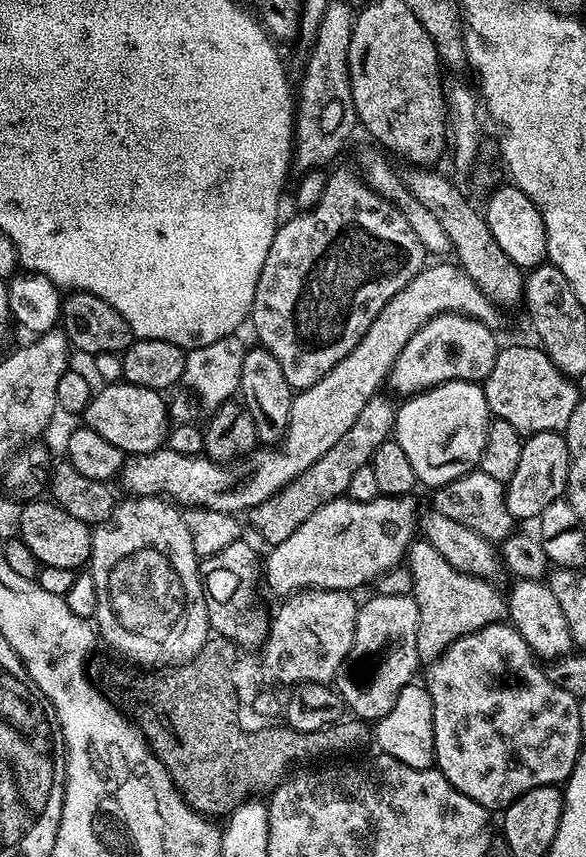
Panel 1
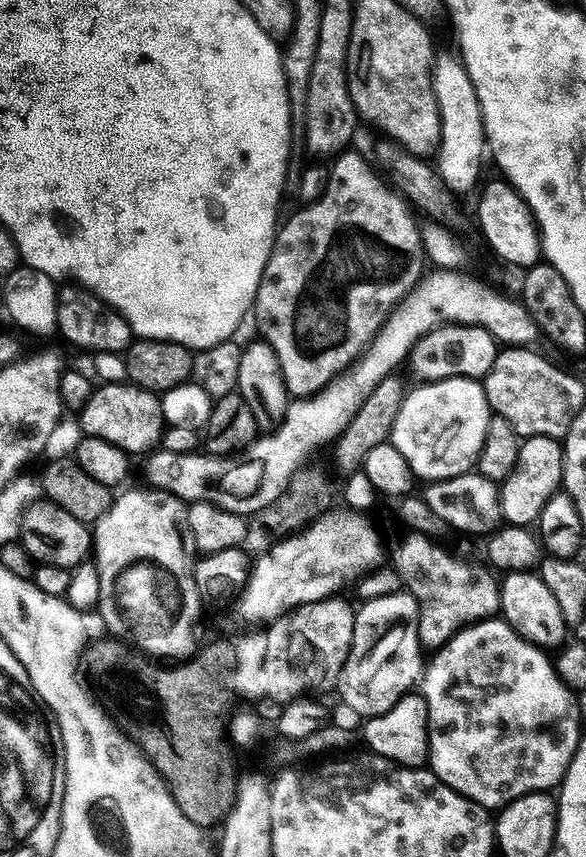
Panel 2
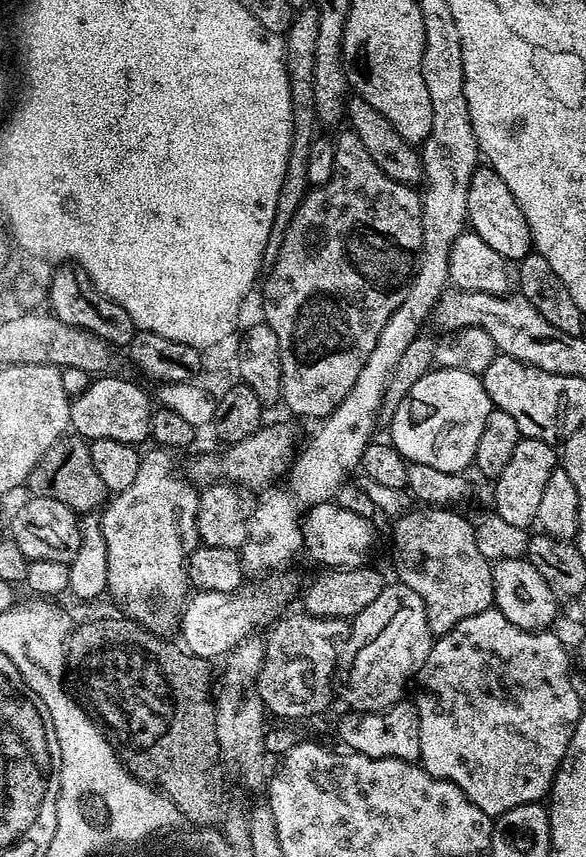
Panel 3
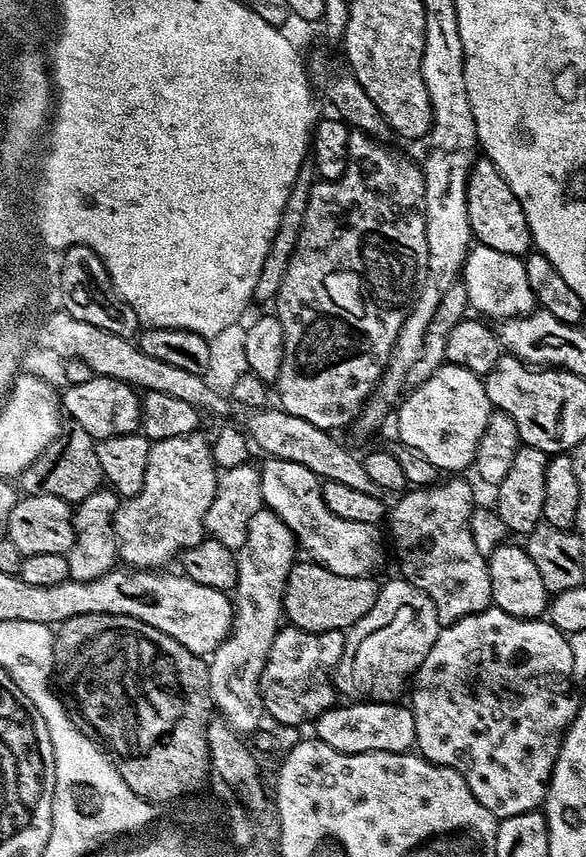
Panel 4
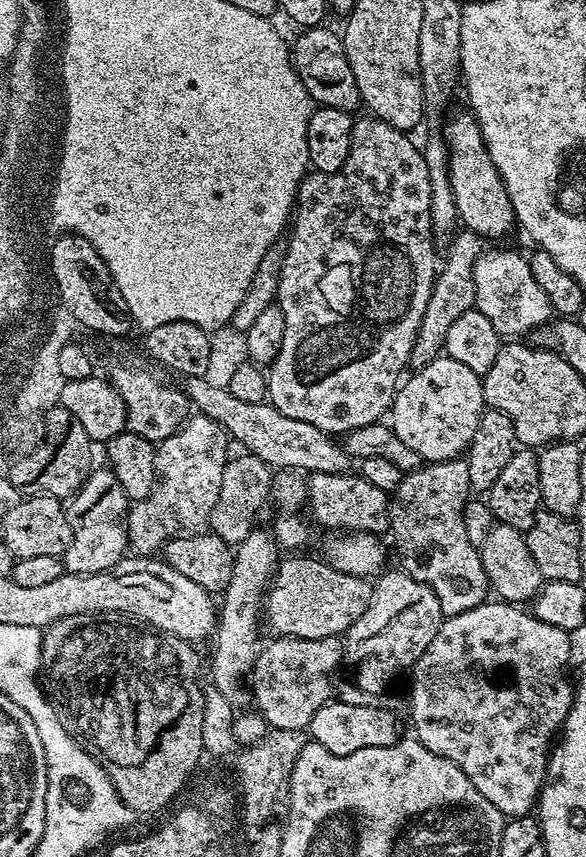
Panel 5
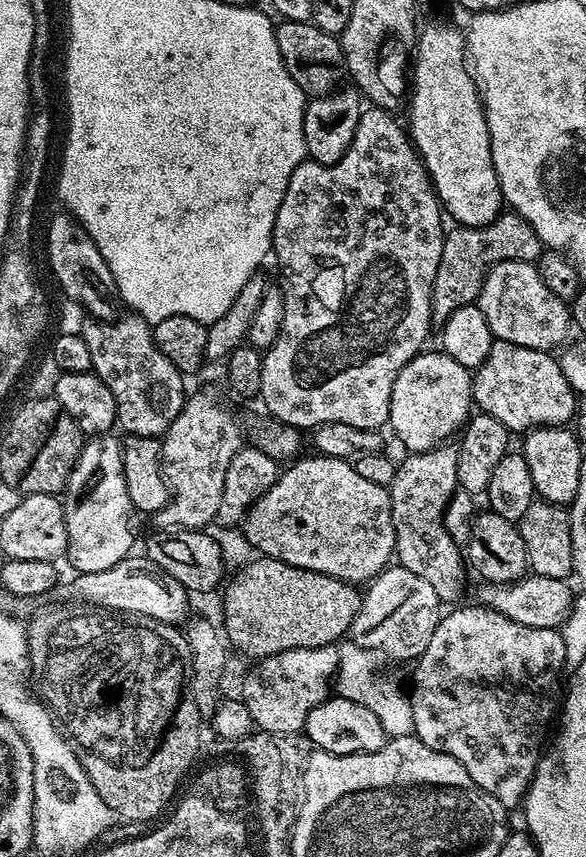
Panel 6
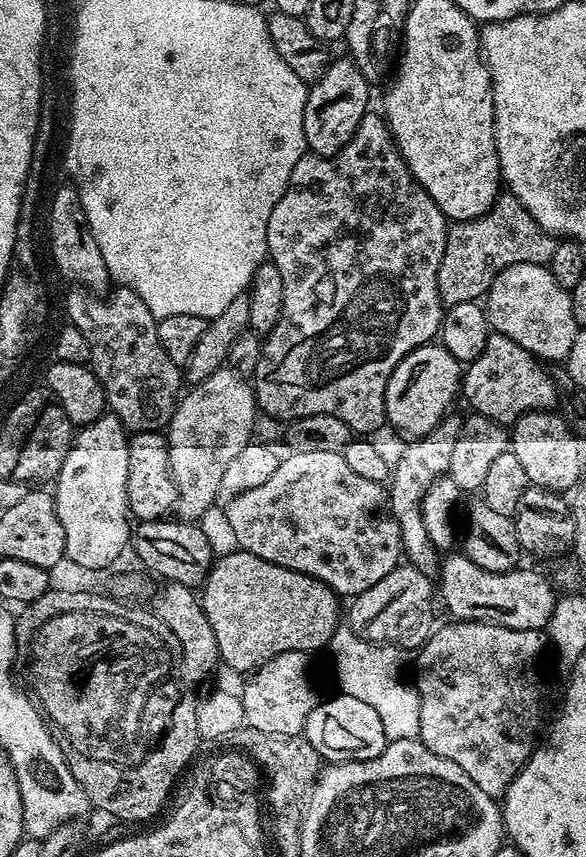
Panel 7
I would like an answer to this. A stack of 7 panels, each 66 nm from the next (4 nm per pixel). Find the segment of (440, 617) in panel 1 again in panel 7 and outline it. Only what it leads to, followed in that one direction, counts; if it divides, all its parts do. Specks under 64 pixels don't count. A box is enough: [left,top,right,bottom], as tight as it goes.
[386,414,463,578]

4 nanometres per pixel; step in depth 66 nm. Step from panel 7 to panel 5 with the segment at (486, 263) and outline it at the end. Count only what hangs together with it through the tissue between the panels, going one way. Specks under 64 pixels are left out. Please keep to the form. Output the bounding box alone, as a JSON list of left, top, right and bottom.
[408,230,485,369]

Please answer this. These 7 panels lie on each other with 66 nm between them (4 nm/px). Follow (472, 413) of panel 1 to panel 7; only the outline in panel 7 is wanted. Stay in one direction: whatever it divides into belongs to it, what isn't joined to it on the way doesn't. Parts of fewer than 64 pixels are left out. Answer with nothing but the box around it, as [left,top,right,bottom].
[384,342,462,438]

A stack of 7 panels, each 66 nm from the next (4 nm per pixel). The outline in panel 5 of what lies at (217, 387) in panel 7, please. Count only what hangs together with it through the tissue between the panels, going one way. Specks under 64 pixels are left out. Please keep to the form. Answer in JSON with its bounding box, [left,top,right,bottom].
[126,414,230,557]

